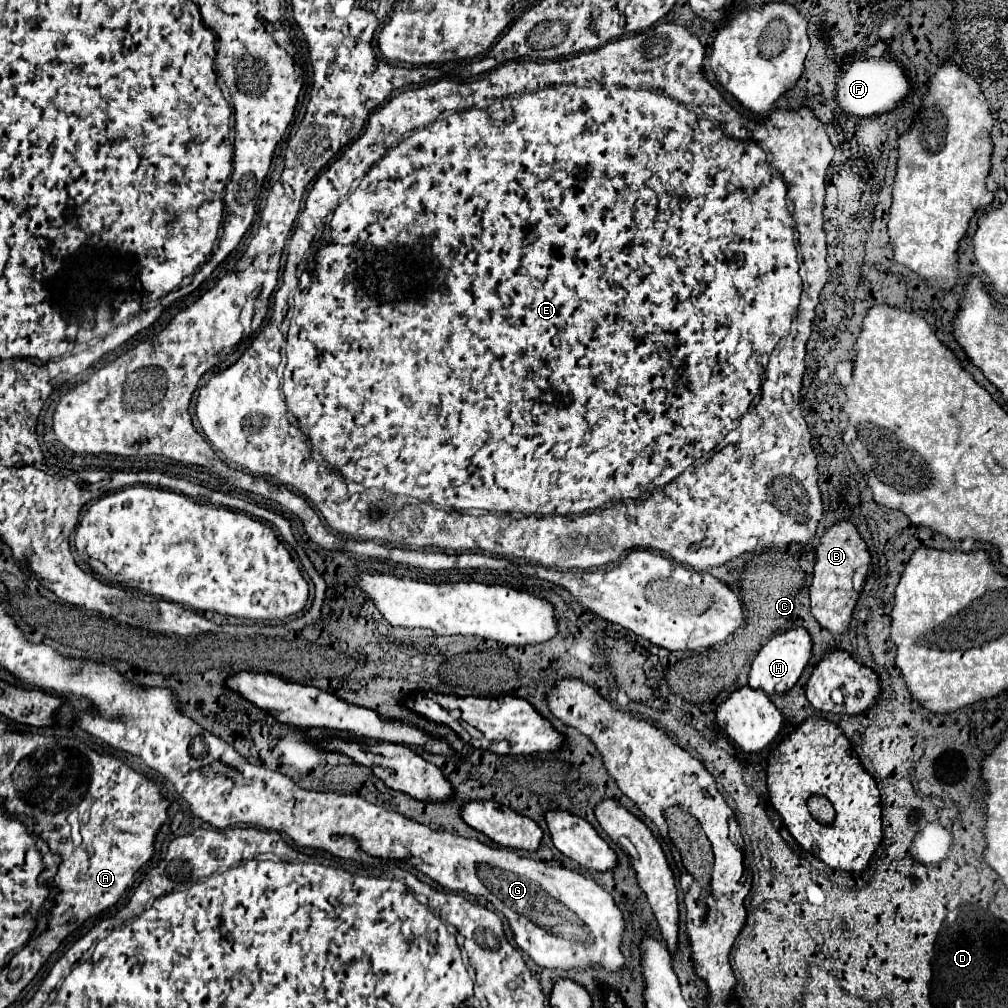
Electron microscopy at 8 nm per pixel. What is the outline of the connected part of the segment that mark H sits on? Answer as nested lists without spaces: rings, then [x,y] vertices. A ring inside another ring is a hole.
[[[802,627],[790,629],[788,633],[780,633],[772,637],[766,645],[762,645],[756,659],[752,661],[748,683],[752,689],[762,689],[768,695],[784,695],[798,683],[810,659],[812,659],[812,637]]]

